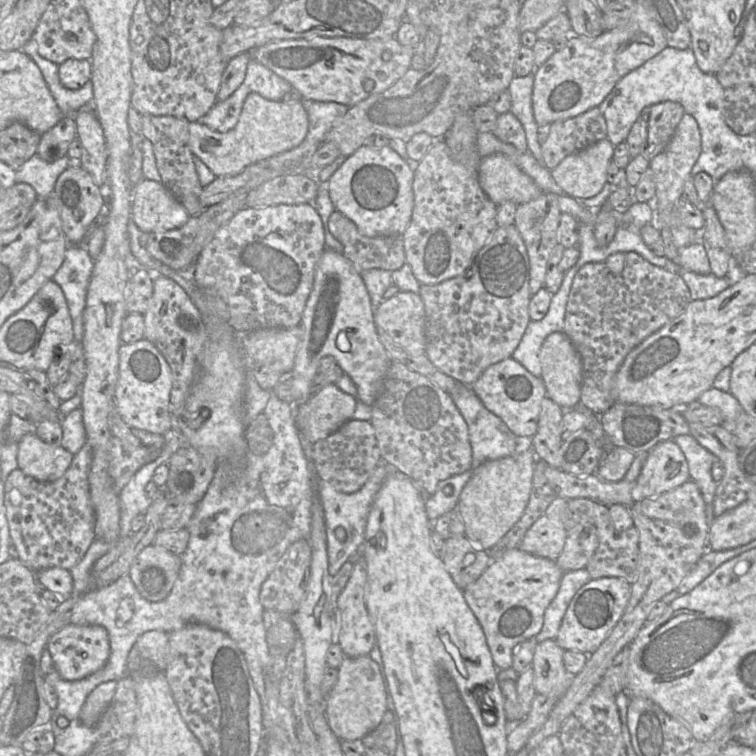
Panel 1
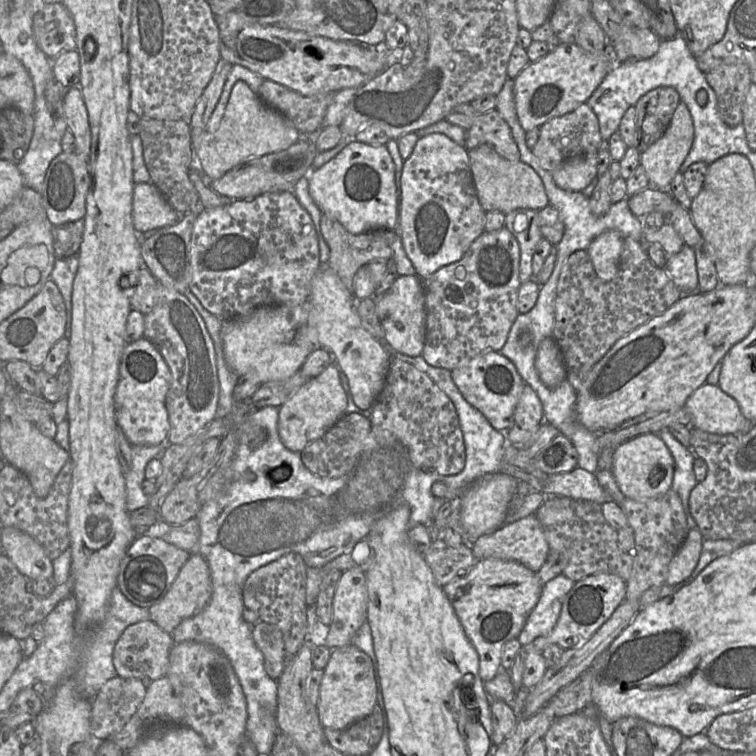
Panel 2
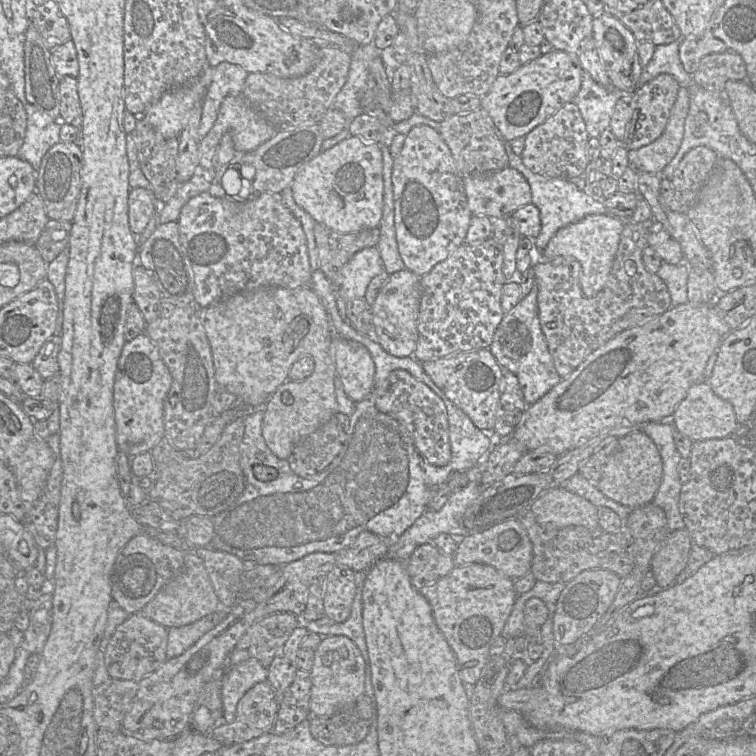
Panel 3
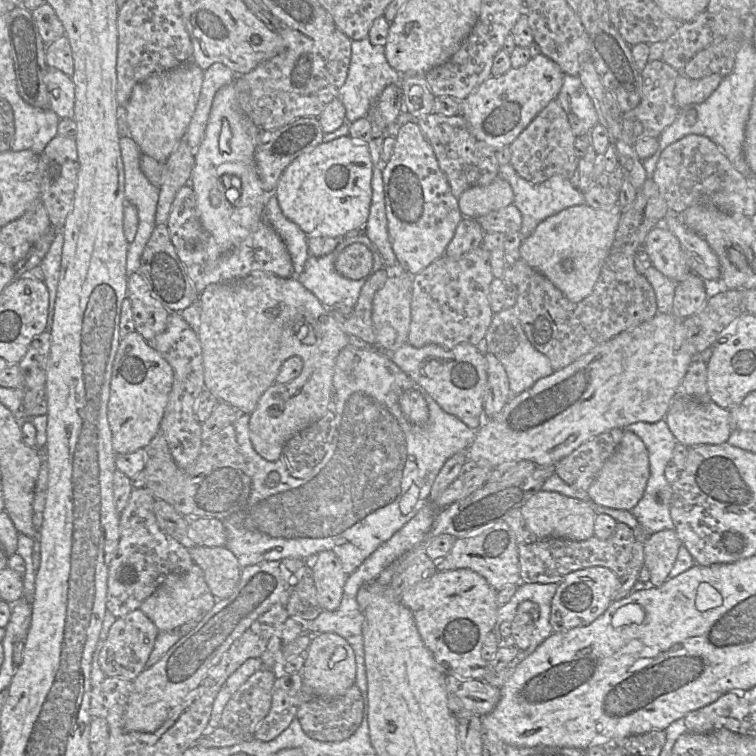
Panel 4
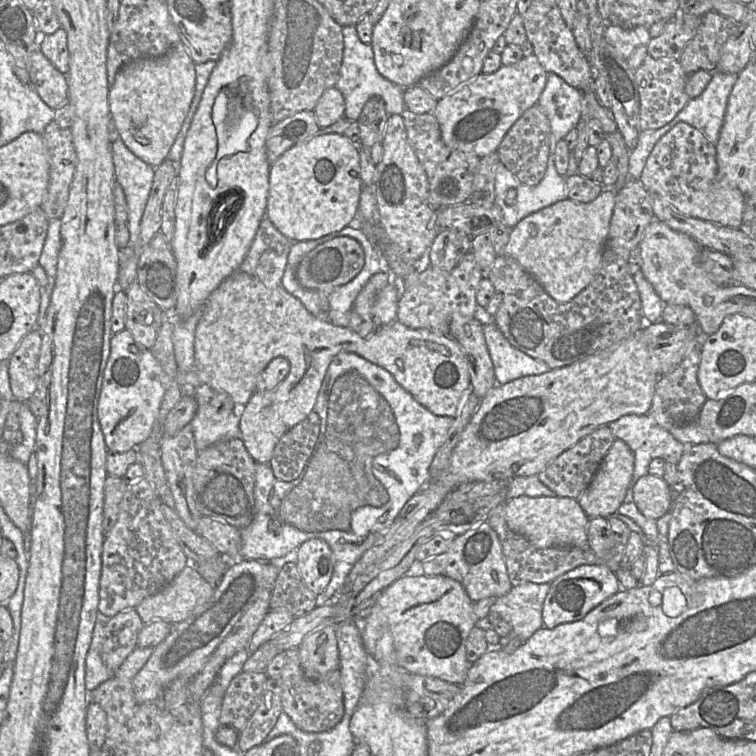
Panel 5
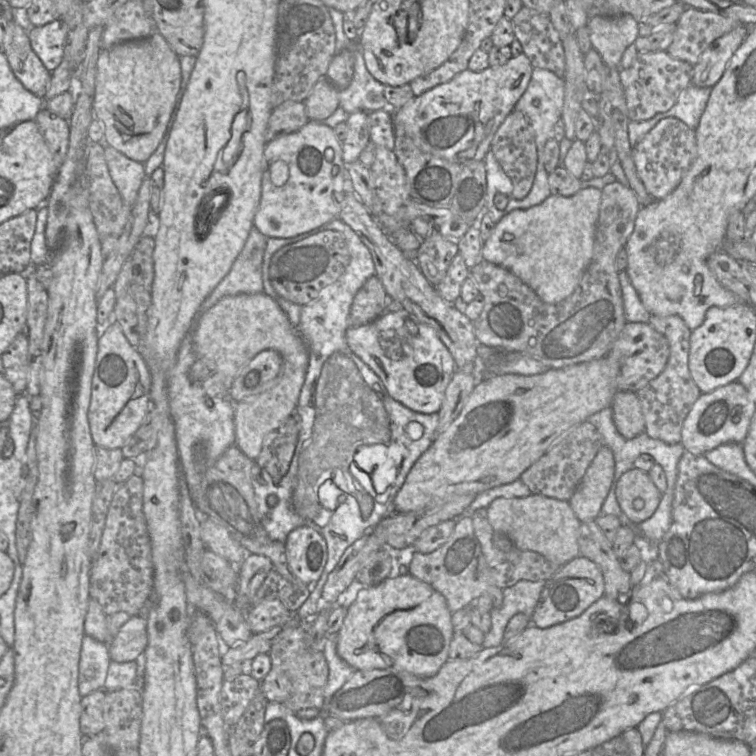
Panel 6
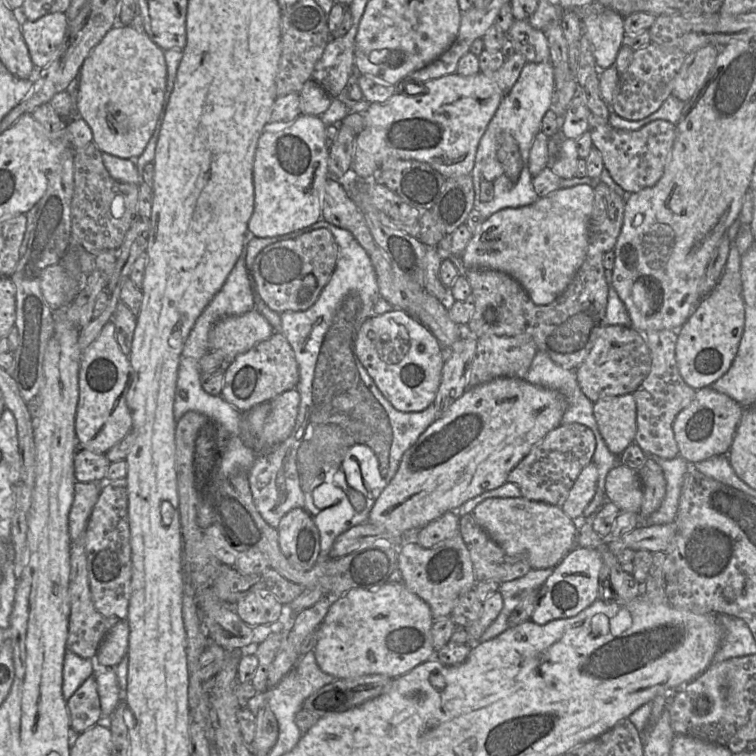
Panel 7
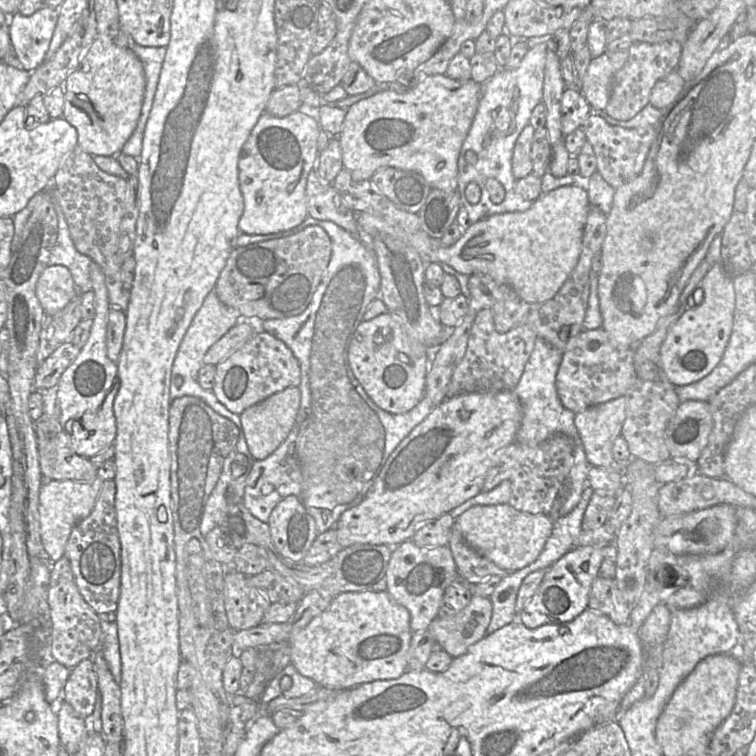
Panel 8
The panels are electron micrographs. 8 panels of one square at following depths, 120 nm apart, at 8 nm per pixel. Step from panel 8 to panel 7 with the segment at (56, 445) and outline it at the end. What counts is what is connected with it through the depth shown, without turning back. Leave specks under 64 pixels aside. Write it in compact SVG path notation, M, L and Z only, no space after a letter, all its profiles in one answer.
M78 448L74 455L74 475L78 482L104 482L111 462L105 454Z

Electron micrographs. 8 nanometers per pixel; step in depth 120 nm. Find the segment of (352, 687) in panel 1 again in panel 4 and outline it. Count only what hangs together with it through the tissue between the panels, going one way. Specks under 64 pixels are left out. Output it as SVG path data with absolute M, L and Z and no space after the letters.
M320 633L312 636L311 643L305 652L302 676L307 694L318 698L332 699L345 694L355 685L356 662L354 651L348 642L335 633Z

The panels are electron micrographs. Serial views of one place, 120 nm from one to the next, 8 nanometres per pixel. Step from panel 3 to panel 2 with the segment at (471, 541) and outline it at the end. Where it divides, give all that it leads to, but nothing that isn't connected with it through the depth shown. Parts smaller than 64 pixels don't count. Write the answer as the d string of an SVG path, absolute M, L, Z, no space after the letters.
M535 514L513 523L504 523L496 530L479 537L471 549L477 560L487 558L513 560L534 572L538 572L544 565L550 551L544 530Z

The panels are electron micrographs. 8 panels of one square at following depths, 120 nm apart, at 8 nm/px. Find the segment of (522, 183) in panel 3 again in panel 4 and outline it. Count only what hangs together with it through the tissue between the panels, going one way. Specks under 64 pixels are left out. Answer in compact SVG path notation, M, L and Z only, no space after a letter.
M497 176L486 186L475 186L465 190L458 198L459 209L464 218L476 219L514 202L510 183Z

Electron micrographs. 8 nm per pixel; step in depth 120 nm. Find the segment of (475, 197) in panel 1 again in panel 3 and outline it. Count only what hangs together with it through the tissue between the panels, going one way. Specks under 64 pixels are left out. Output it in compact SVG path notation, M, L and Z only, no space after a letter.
M418 125L408 132L399 156L393 162L392 185L394 226L400 256L405 269L423 277L464 244L473 216L468 208L461 174L449 147L437 130L429 126Z

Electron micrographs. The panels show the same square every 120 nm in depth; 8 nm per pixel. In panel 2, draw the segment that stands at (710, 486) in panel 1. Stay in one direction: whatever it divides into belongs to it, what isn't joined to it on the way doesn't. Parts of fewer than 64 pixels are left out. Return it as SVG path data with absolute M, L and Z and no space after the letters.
M663 429L657 434L673 456L674 475L671 490L679 495L688 518L689 496L692 489L698 484L693 471L696 457L690 448L682 445L667 429Z

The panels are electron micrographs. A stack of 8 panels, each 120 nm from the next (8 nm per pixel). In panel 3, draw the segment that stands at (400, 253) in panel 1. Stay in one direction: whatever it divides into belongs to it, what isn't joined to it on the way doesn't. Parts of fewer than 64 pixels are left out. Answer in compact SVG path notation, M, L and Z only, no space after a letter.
M316 223L313 232L319 270L325 274L337 294L340 295L343 267L356 252L368 247L377 247L379 228L340 233L324 224Z

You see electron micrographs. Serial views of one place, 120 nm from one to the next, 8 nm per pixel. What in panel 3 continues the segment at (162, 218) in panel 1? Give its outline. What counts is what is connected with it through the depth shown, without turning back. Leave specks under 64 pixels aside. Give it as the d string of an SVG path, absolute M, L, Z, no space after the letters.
M131 189L128 196L129 226L134 236L144 231L150 219L156 213L154 193L143 189Z

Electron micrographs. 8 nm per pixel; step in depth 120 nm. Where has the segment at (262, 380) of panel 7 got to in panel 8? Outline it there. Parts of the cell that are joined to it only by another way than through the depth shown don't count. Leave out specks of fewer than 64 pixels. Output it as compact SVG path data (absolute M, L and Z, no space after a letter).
M251 321L254 330L256 329L257 332L255 332L240 348L216 365L212 392L221 404L232 413L238 415L272 394L280 392L288 387L298 387L300 384L300 366L292 351L283 341L264 331L261 326L257 325L257 322L261 321Z

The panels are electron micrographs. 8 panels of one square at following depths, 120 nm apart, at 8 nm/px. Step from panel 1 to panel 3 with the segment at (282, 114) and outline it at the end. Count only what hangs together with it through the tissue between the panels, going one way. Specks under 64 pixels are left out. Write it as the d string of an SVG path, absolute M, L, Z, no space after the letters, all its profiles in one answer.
M230 95L222 102L217 120L210 132L202 139L199 149L200 166L208 175L214 176L213 157L224 134L231 135L234 147L239 154L244 154L257 149L260 145L271 139L278 132L260 113L258 113L241 96Z

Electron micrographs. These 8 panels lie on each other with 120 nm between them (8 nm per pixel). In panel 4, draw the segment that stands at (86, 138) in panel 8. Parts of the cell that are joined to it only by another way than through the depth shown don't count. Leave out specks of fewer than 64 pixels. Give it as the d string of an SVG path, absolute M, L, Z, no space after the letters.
M193 62L176 69L159 72L137 84L125 107L130 137L142 154L166 162L185 136L195 112L204 78L204 71Z

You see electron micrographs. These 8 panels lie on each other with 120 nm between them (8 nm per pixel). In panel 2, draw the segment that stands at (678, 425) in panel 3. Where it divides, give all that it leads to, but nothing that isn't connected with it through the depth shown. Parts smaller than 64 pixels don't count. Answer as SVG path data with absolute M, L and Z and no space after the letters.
M704 383L687 398L684 407L691 415L691 427L717 434L739 434L745 421L737 401L725 393L717 384Z

